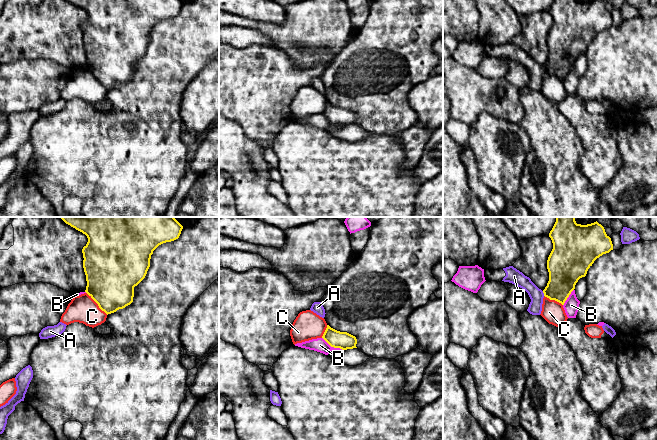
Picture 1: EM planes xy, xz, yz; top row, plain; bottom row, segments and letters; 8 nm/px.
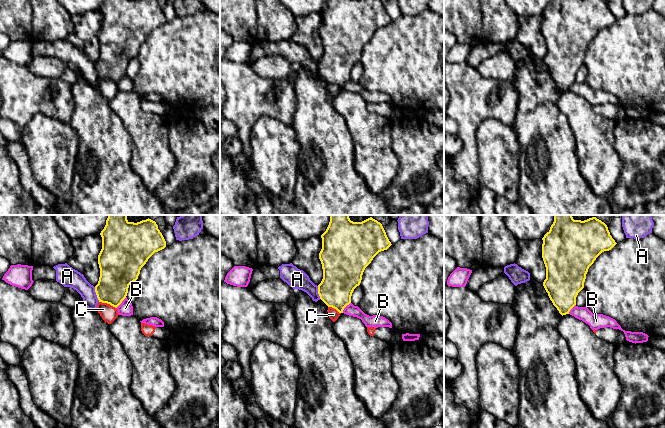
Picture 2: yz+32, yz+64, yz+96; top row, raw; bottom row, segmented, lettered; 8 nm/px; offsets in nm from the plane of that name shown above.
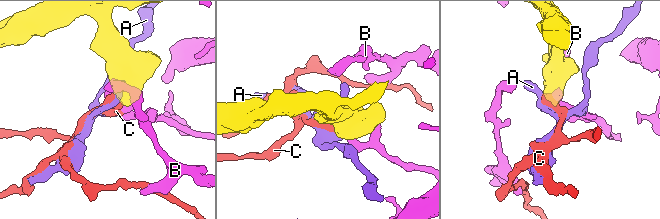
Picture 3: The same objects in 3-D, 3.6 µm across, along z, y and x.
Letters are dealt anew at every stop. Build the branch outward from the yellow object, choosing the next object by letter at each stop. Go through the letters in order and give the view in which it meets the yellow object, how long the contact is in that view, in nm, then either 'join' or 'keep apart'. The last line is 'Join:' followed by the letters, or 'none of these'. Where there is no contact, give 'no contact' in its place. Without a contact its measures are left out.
A: yz | 40 nm | keep apart
B: xz | 200 nm | keep apart
C: xy | 260 nm | keep apart
Join: none of these

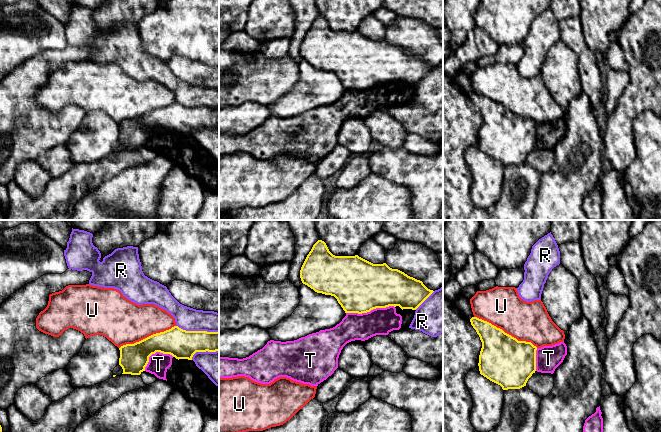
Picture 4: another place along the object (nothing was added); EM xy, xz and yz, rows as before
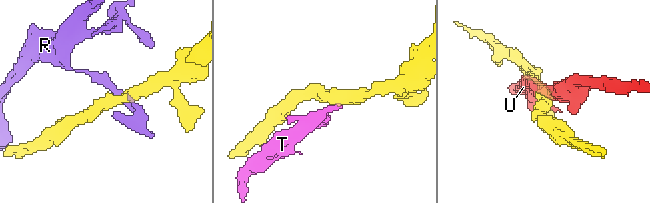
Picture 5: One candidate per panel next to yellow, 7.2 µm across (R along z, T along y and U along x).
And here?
R: xy | 340 nm | keep apart
T: xz | 400 nm | keep apart
U: yz | 550 nm | keep apart
Join: none of these

